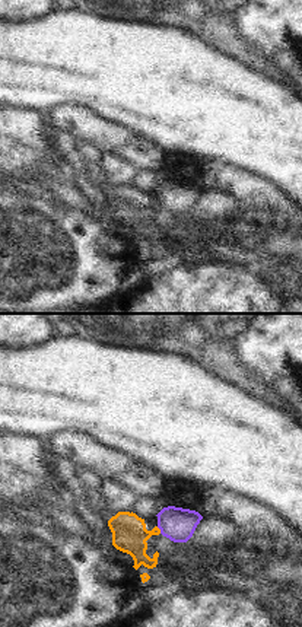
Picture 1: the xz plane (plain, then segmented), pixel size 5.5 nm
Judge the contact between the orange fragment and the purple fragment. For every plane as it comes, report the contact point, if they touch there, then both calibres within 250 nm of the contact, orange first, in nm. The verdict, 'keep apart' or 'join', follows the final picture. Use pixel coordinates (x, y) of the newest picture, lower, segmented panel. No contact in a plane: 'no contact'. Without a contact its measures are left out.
contact (159, 530); calibres 190 and 190 nm

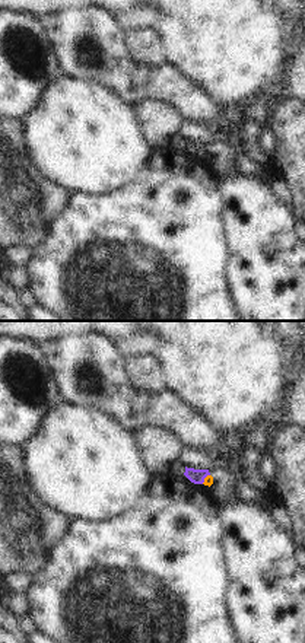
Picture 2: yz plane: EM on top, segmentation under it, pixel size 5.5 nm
contact (205, 478); calibres 50 and 80 nm

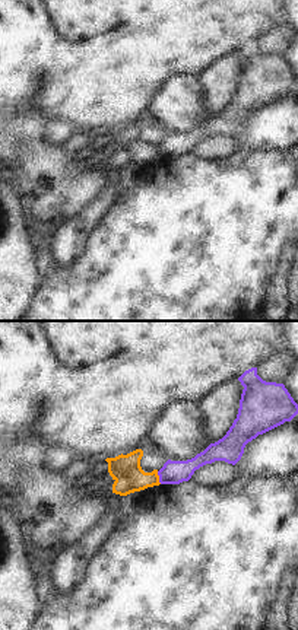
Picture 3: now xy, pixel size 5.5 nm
contact (158, 477); calibres 170 and 130 nm

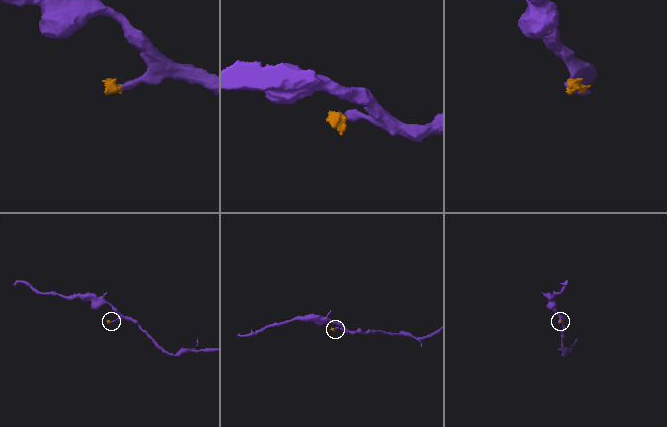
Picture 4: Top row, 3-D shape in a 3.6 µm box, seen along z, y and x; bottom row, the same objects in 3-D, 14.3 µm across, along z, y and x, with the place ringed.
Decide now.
keep apart

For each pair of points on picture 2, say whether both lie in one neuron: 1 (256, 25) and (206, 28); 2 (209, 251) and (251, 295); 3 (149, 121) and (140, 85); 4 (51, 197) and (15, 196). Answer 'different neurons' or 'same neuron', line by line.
1: same neuron
2: different neurons
3: different neurons
4: same neuron

